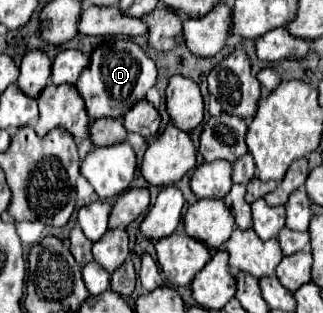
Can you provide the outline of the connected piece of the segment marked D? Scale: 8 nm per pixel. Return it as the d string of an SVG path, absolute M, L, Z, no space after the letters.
M110 40L92 52L90 66L78 78L78 92L86 102L86 112L92 120L124 116L134 102L142 100L156 84L156 66L144 54L144 50L130 40Z

